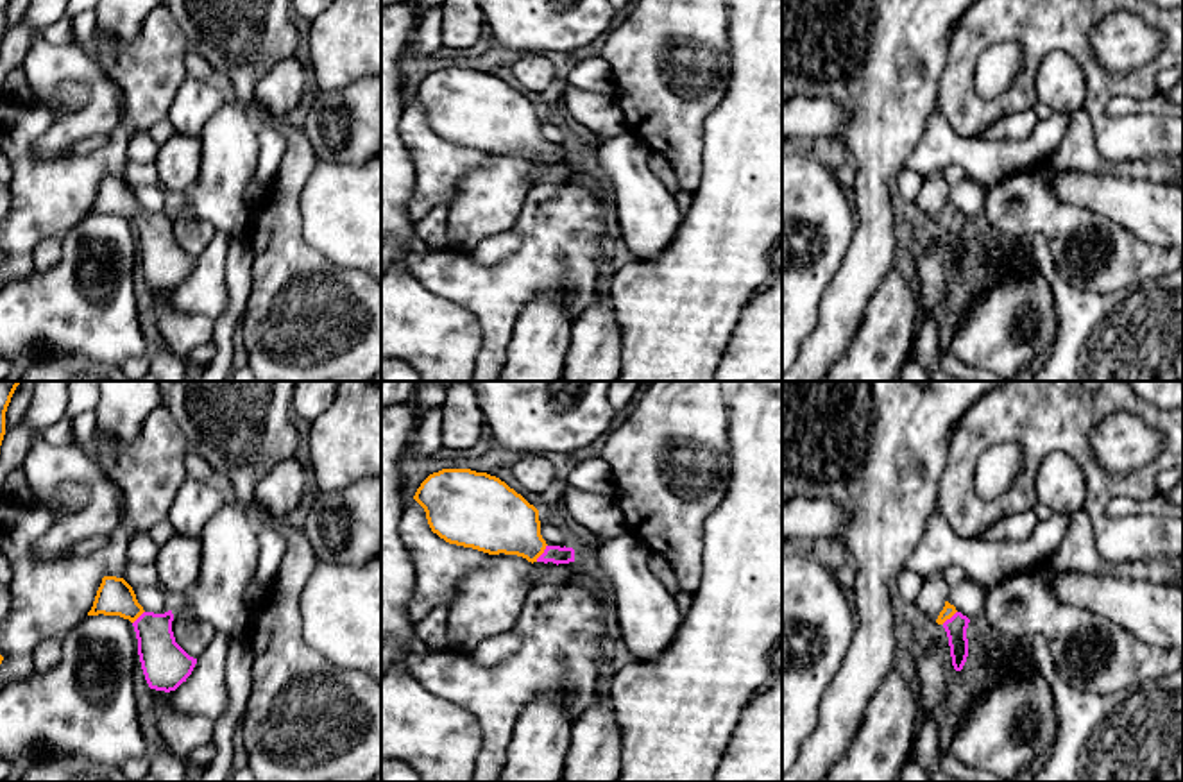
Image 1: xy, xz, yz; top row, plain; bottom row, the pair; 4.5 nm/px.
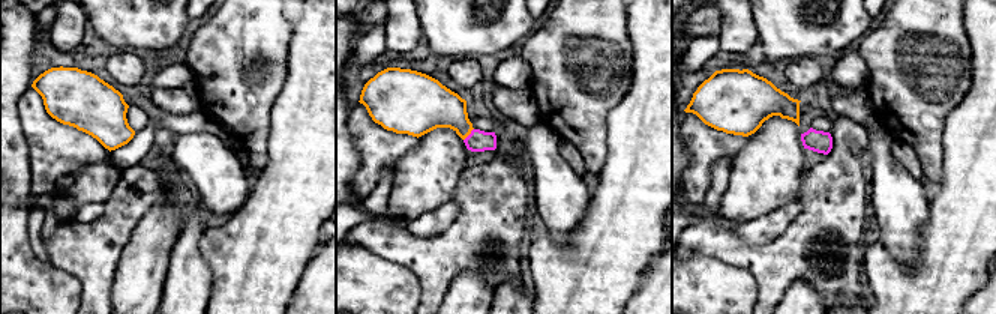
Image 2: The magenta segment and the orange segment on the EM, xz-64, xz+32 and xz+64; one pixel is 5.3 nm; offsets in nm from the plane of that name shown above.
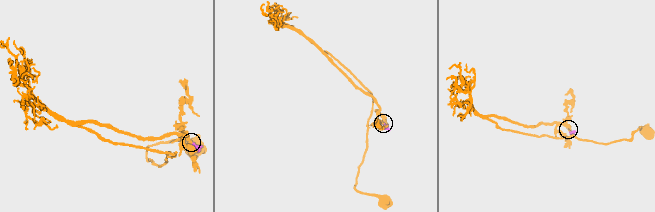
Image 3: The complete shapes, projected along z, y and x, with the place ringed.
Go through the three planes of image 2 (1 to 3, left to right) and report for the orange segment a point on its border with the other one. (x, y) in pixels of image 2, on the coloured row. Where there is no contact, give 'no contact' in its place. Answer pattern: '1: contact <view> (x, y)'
1: no contact
2: contact xz+32 (470, 134)
3: no contact

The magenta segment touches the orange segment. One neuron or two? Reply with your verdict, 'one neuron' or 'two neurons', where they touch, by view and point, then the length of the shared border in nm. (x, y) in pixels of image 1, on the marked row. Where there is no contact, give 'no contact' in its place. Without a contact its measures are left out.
one neuron; meets magenta in xz at (543, 553); contact 90 nm long

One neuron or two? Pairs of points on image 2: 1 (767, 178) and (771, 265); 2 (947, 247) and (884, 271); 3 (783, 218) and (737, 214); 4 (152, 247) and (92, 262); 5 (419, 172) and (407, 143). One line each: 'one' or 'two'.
1: two
2: one
3: two
4: two
5: two

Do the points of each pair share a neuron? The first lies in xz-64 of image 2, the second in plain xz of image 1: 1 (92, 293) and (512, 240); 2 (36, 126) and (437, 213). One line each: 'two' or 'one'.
1: two
2: two

